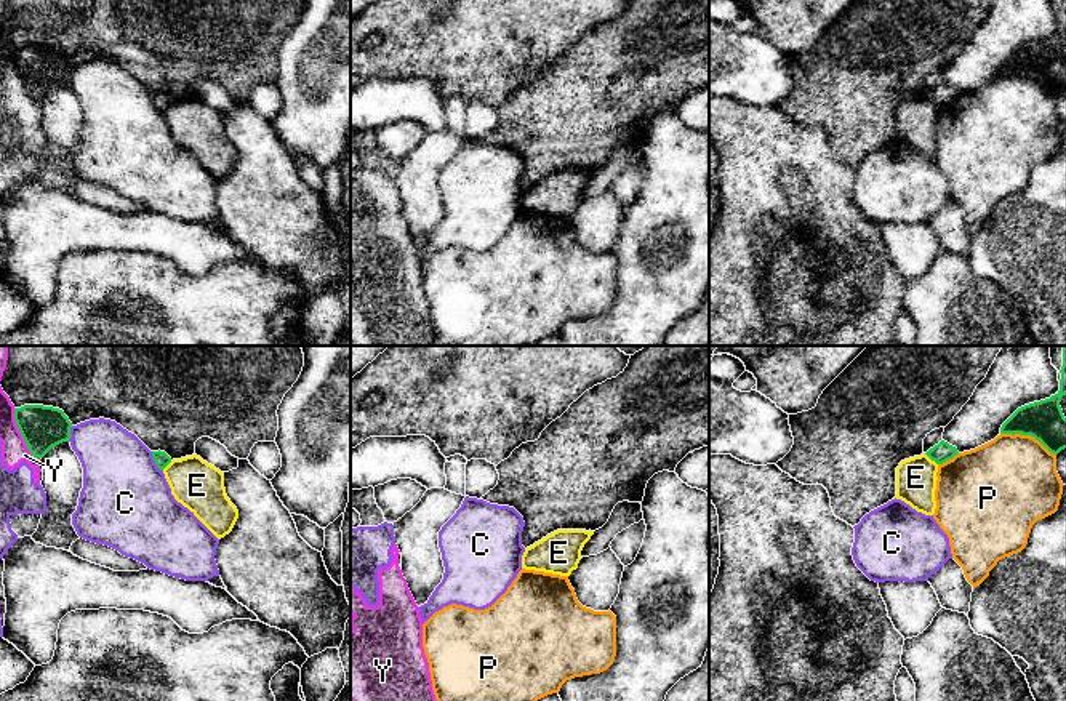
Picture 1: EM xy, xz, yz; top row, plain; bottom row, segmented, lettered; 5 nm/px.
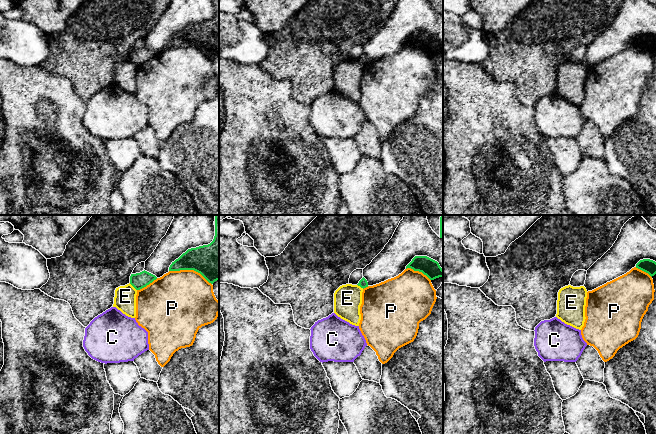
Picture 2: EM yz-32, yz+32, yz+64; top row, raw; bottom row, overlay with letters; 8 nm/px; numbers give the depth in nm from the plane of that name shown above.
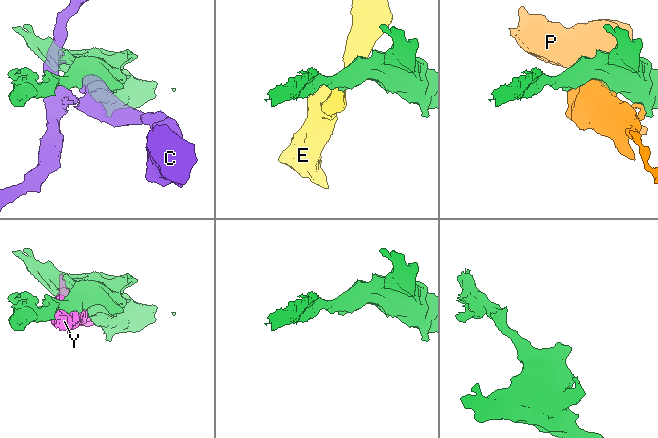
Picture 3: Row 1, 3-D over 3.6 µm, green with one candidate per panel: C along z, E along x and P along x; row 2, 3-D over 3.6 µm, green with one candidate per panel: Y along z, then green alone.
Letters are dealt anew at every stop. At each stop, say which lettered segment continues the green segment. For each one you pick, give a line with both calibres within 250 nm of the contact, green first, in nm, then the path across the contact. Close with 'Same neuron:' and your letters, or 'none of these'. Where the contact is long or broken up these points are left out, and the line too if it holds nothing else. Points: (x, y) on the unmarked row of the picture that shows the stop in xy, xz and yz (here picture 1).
Same neuron: none of these

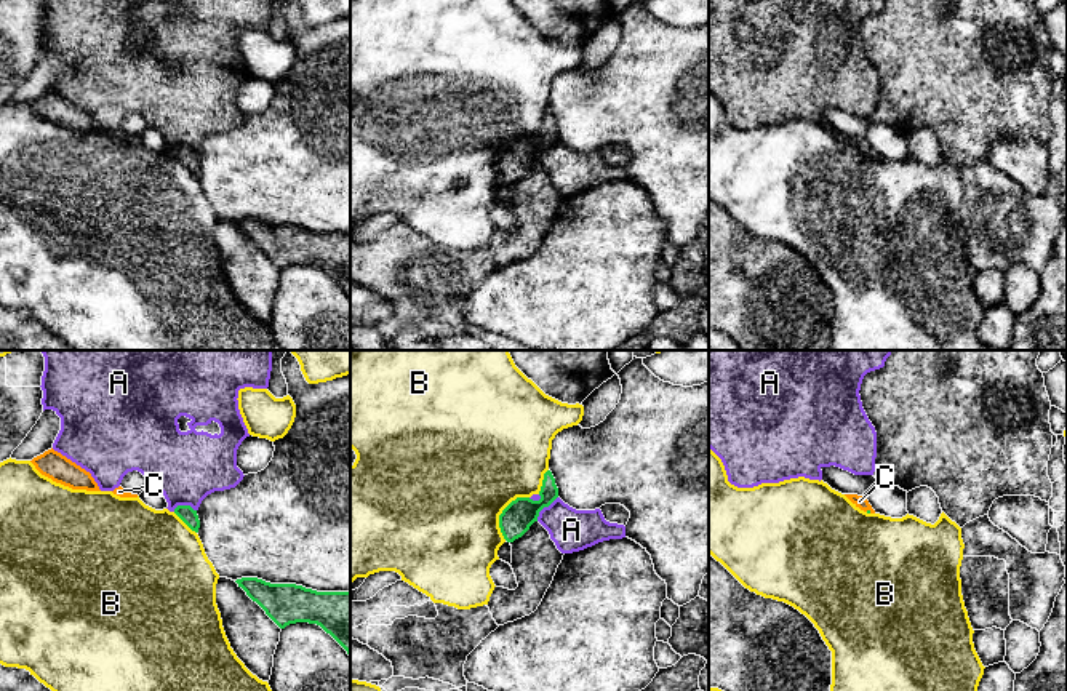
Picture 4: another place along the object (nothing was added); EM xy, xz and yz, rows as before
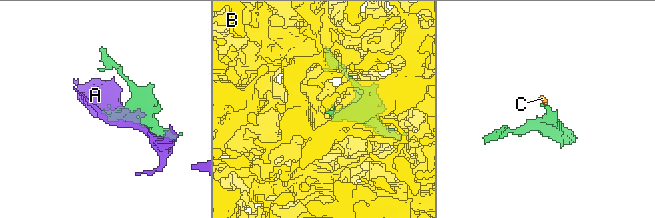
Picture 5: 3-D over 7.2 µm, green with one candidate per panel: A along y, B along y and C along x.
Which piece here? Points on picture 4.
C: calibres 20 and 60 nm; way yz (867, 152), (869, 152), (859, 143)
Same neuron: C

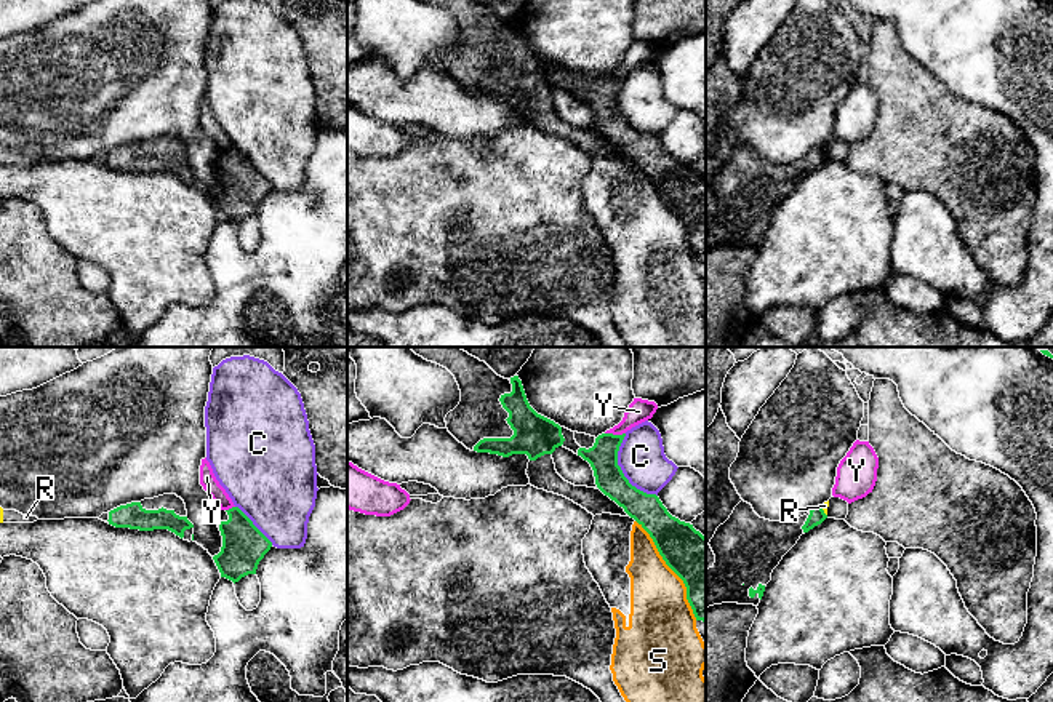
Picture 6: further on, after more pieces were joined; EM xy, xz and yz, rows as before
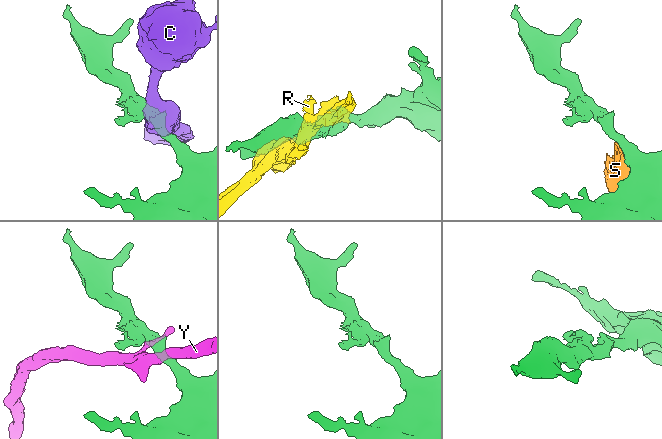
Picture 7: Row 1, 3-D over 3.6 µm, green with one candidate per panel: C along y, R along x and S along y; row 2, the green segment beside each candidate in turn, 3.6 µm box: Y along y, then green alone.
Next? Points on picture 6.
Same neuron: none of these

